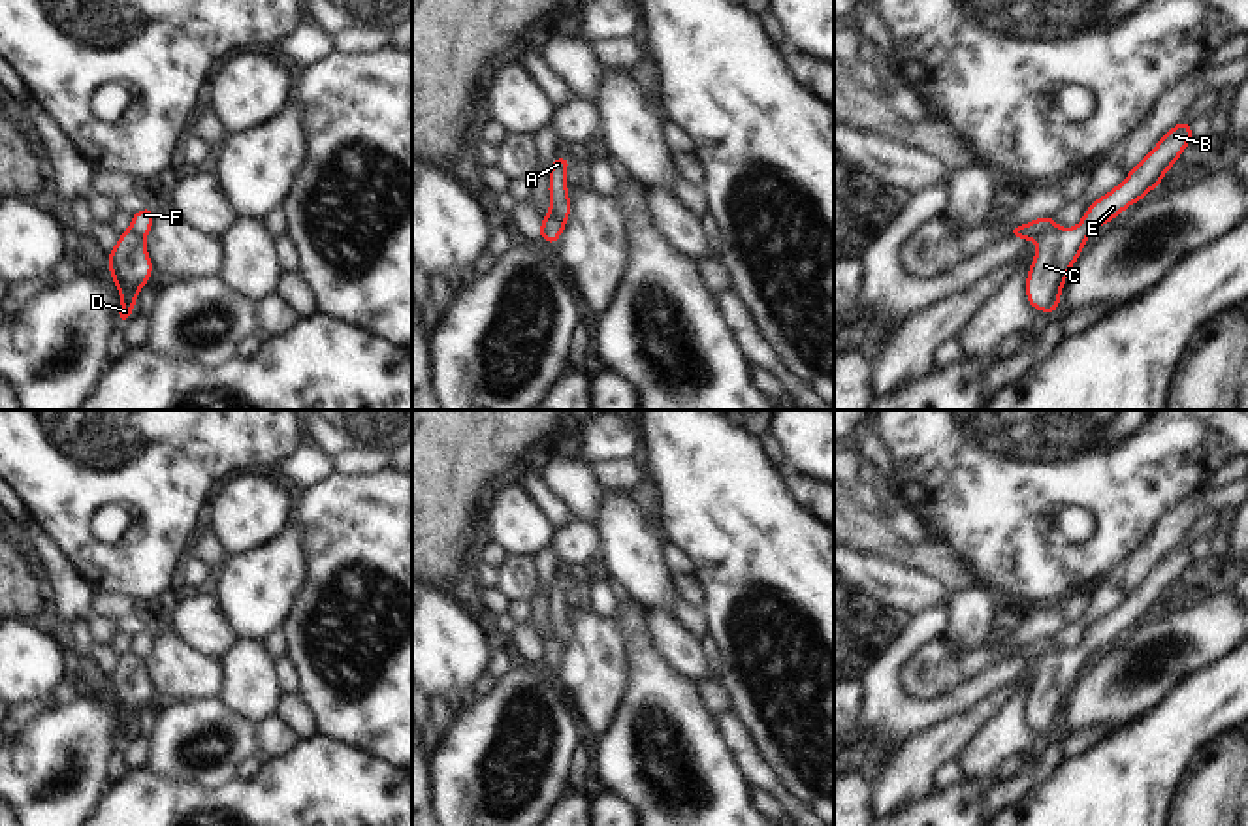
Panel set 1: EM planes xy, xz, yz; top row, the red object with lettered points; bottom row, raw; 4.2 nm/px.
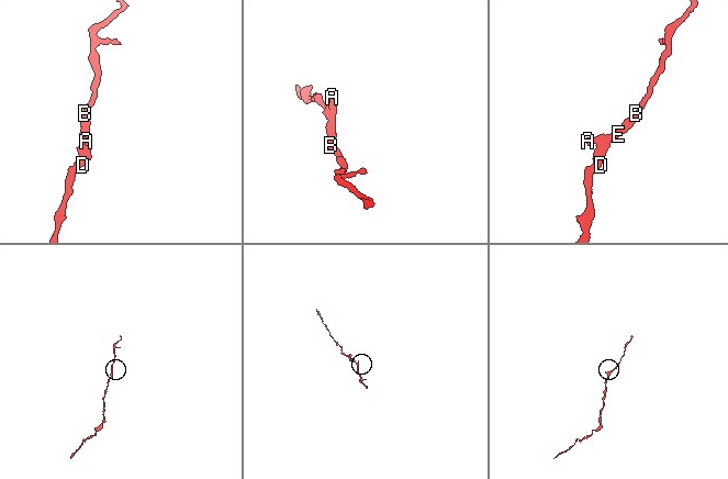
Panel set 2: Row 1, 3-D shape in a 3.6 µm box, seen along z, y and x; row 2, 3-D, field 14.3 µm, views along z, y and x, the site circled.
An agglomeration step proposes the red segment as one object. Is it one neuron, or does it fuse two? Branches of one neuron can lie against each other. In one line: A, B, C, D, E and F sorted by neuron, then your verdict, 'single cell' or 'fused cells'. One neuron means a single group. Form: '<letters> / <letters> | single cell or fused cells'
A B C D E F | single cell

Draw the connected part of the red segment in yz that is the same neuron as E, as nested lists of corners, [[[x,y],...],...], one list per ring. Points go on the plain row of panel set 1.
[[[1180,542],[1116,610],[1090,625],[1079,647],[1060,651],[1054,638],[1041,638],[1007,651],[1009,659],[1037,664],[1037,675],[1026,696],[1026,721],[1032,730],[1056,736],[1065,700],[1086,670],[1090,653],[1112,643],[1124,630],[1158,610],[1192,559],[1190,542]]]

